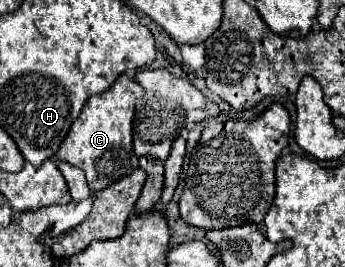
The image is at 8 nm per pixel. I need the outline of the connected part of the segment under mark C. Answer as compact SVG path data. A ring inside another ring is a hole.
M122 73L108 91L94 95L86 101L78 119L72 123L66 139L56 151L54 159L80 167L86 173L90 189L94 191L100 191L110 183L122 179L124 175L136 171L138 157L132 151L132 117L134 117L134 103L142 95L144 89L126 73Z

